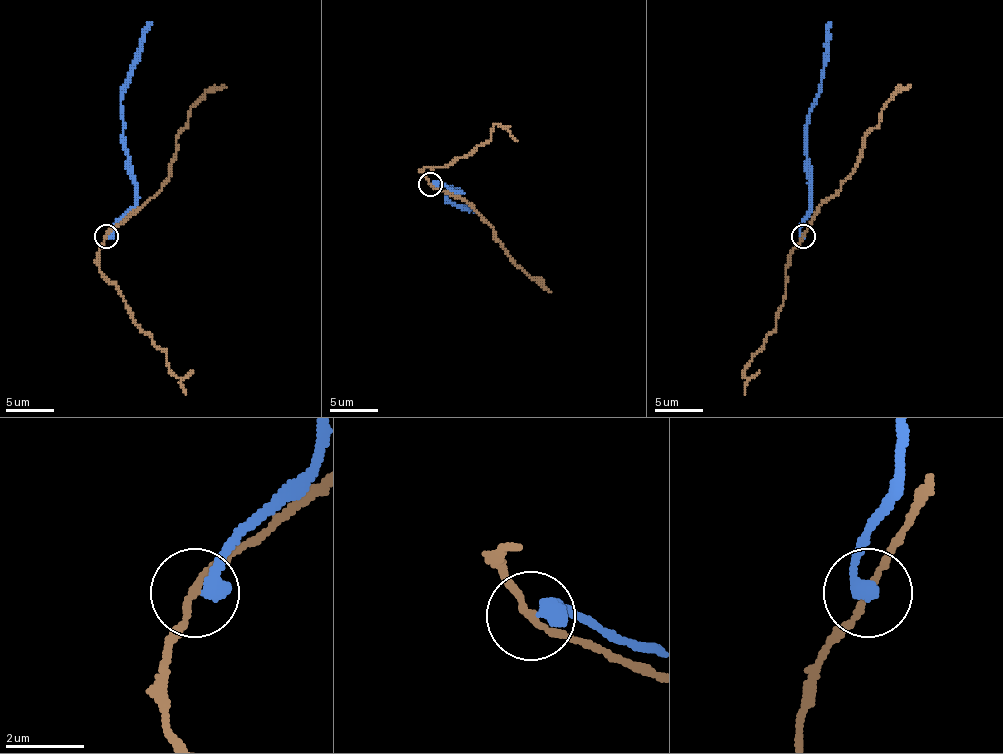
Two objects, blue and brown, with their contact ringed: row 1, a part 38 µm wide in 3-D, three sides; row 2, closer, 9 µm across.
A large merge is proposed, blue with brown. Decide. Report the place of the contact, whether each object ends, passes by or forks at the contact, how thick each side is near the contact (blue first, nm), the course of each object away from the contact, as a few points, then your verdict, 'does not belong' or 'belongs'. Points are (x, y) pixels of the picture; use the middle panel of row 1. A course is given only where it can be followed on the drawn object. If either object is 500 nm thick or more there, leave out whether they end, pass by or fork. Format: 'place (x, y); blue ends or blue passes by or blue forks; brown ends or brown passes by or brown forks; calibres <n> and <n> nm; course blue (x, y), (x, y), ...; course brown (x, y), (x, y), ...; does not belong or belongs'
place (430, 184); blue ends; brown passes by; calibres 400 and 160 nm; course blue (431, 184), (440, 181), (459, 191), (447, 188), (445, 193), (455, 205), (476, 212); course brown (431, 184), (459, 196), (486, 222), (512, 260), (551, 292); does not belong

